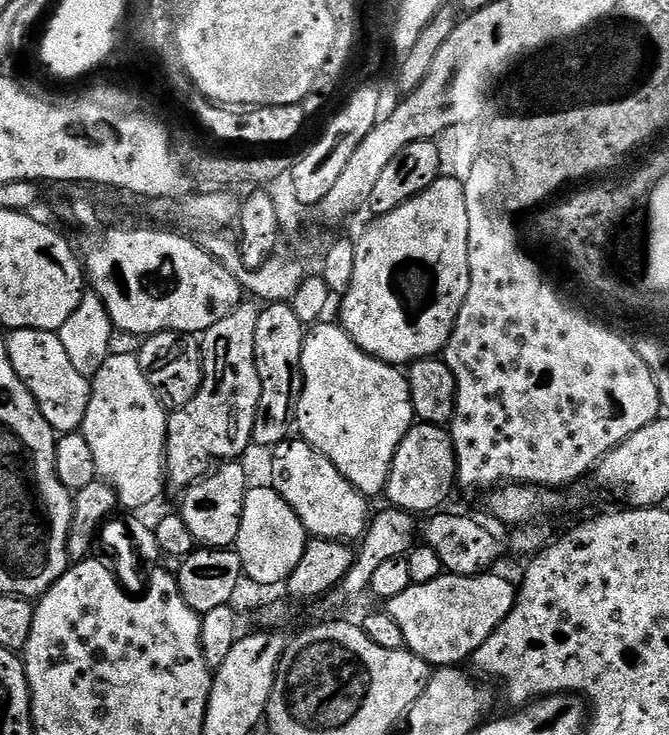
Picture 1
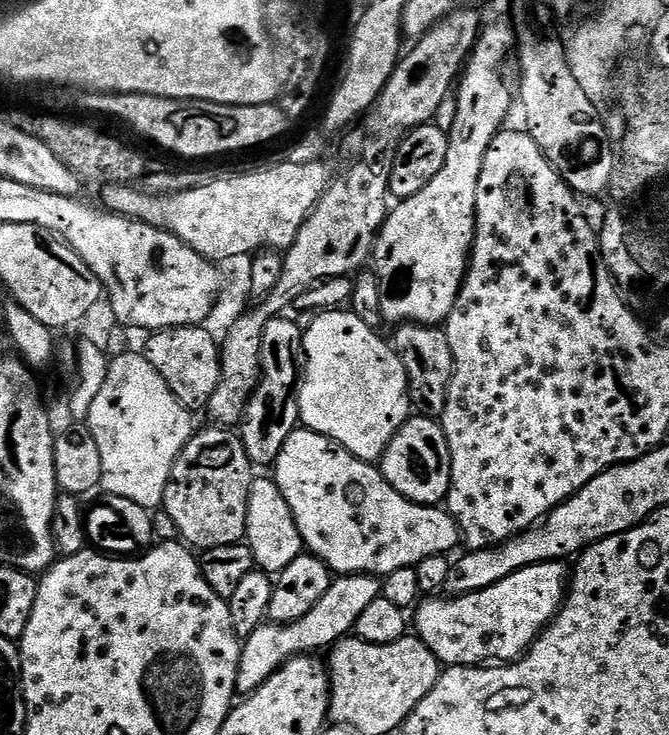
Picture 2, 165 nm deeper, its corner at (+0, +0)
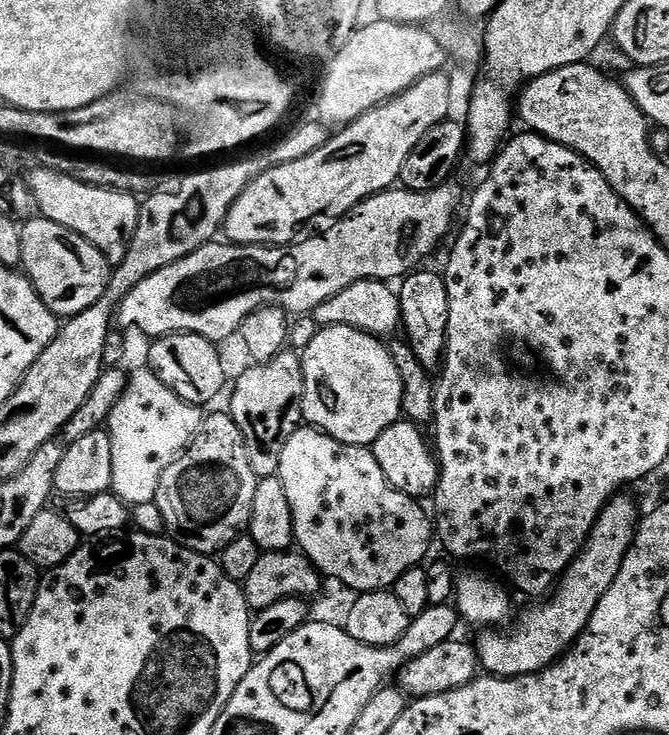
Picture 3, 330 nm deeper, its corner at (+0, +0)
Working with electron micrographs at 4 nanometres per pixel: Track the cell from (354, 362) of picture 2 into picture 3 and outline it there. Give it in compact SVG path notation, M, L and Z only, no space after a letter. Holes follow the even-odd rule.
M350 326L320 328L317 336L303 349L304 397L300 403L302 416L311 427L332 436L343 444L371 446L382 434L382 430L401 419L403 406L403 384L395 360L389 349L377 337L368 332L359 332Z

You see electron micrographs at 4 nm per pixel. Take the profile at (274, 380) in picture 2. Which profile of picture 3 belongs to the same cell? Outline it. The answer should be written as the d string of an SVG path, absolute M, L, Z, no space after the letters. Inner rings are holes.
M283 350L264 363L257 363L234 382L233 422L242 430L246 454L257 478L275 476L282 462L282 450L302 424L300 403L304 397L304 361L295 351Z

